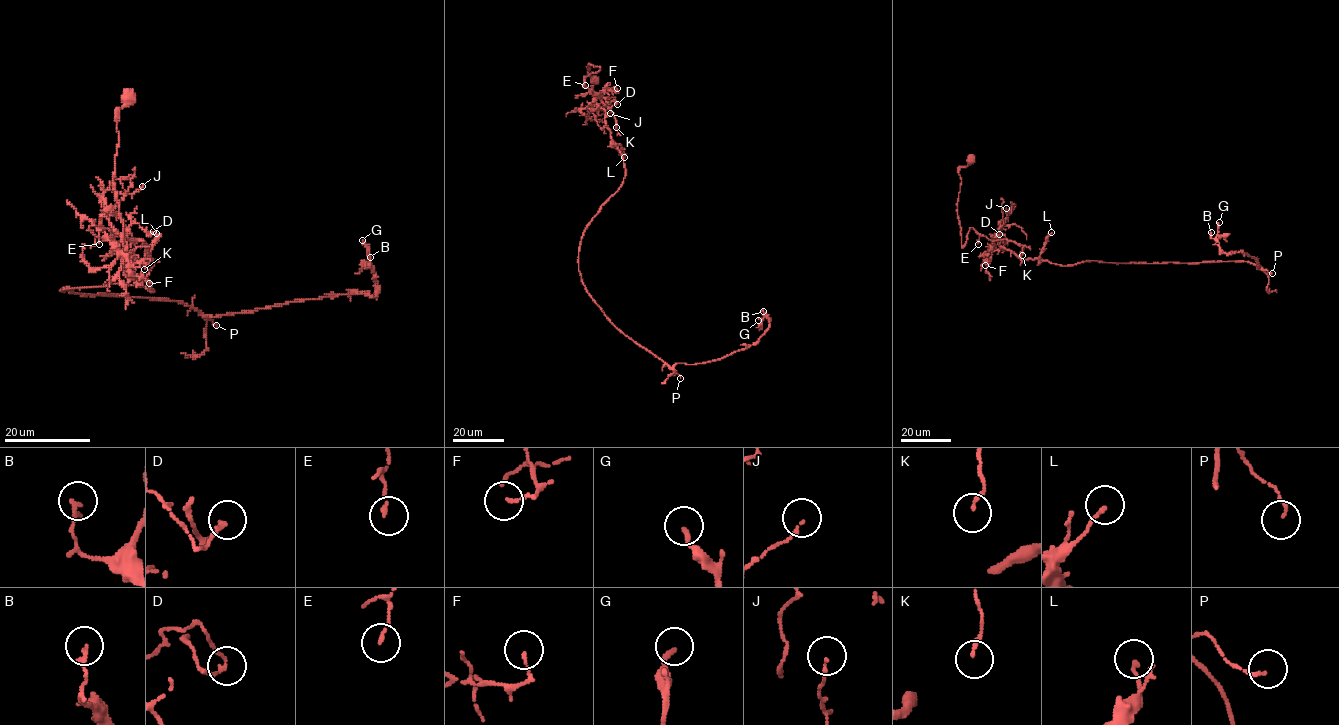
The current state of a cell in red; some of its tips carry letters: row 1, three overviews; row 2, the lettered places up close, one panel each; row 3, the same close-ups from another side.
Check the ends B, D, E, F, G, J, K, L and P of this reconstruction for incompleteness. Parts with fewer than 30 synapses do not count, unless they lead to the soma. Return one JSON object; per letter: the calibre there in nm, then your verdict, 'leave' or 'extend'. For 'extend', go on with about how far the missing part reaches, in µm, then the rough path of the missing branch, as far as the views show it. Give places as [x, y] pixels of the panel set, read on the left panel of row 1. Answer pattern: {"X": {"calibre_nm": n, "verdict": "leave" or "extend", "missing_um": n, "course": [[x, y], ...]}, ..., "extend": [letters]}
{"B": {"calibre_nm": 150, "verdict": "leave"}, "D": {"calibre_nm": 110, "verdict": "leave"}, "E": {"calibre_nm": 140, "verdict": "leave"}, "F": {"calibre_nm": 90, "verdict": "leave"}, "G": {"calibre_nm": 190, "verdict": "leave"}, "J": {"calibre_nm": 100, "verdict": "leave"}, "K": {"calibre_nm": 120, "verdict": "leave"}, "L": {"calibre_nm": 150, "verdict": "leave"}, "P": {"calibre_nm": 110, "verdict": "leave"}, "extend": []}

